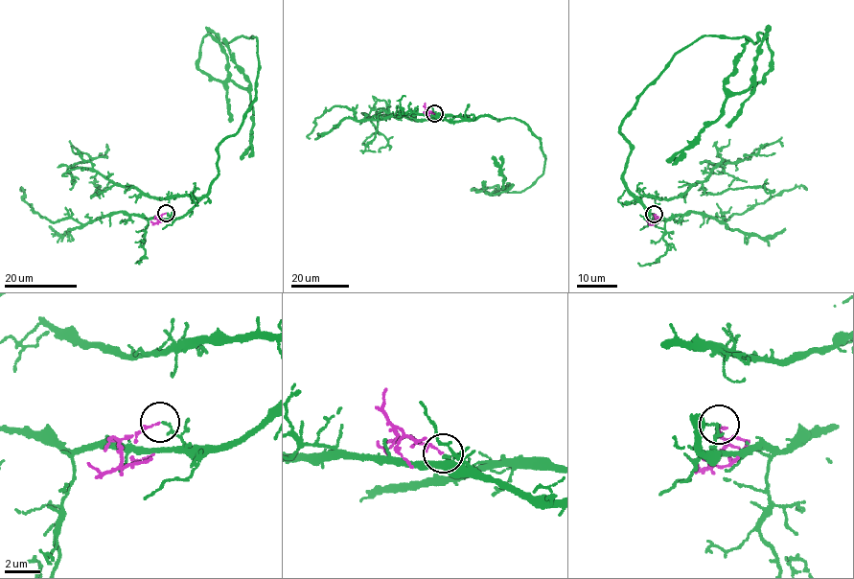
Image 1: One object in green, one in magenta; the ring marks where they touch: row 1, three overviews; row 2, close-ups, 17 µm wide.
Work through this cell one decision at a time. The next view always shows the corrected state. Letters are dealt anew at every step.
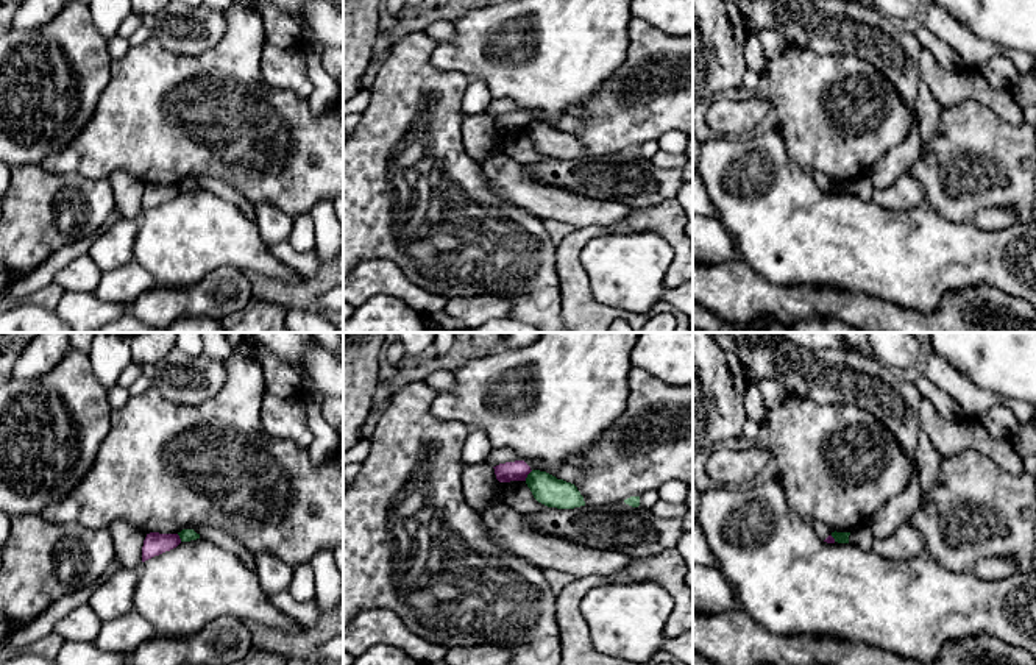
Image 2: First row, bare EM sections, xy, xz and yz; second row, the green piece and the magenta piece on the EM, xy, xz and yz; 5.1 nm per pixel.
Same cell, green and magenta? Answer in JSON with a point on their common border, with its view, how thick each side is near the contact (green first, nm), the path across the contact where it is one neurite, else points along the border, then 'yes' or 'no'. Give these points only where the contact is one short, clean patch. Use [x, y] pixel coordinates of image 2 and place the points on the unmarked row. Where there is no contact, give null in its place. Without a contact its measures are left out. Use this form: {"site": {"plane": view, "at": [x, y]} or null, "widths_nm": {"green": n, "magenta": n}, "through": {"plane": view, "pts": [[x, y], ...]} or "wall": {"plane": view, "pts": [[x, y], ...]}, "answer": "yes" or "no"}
{"site": {"plane": "xz", "at": [528, 125]}, "widths_nm": {"green": 160, "magenta": 110}, "wall": {"plane": "xz", "pts": [[532, 120], [525, 130]]}, "answer": "no"}

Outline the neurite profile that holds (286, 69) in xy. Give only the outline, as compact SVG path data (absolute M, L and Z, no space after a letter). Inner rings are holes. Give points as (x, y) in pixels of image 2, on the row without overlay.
M300 42L286 48L265 44L261 73L271 87L292 91L300 98L307 98L314 89L307 58Z

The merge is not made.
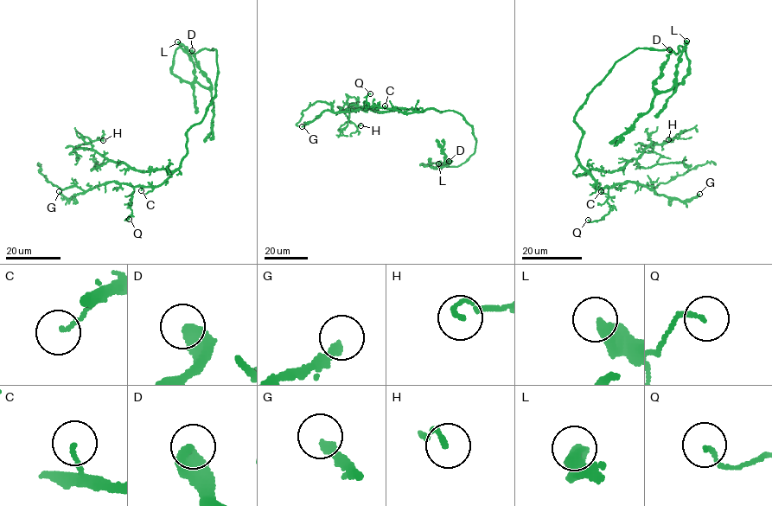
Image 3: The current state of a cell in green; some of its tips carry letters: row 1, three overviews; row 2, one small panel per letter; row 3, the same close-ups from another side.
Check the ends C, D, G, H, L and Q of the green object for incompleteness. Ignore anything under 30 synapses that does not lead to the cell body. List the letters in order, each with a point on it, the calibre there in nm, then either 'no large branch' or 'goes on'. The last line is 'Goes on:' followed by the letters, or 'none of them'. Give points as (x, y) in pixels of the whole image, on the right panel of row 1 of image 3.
C: at (601, 191); 130 nm thick; no large branch
D: at (669, 49); 440 nm thick; no large branch
G: at (699, 194); 260 nm thick; goes on
H: at (668, 139); 140 nm thick; no large branch
L: at (686, 41); 550 nm thick; no large branch
Q: at (588, 220); 130 nm thick; no large branch
Goes on: G

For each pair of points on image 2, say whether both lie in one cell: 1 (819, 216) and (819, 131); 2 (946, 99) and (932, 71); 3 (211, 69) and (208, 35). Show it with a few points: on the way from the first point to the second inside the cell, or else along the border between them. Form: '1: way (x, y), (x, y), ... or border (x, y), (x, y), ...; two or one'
1: border (782, 136), (787, 153), (802, 167); two
2: way (946, 92), (946, 88), (935, 77); one
3: border (225, 17), (216, 46), (173, 53); two

